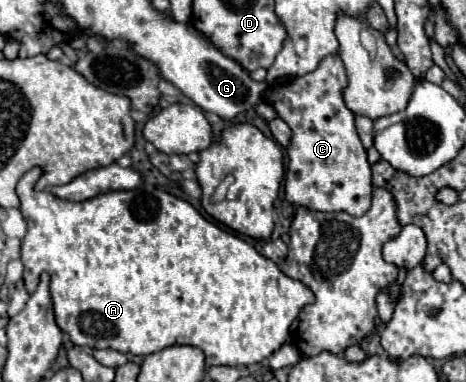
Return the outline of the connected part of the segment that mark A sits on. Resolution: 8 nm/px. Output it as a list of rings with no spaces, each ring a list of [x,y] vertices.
[[[33,168],[29,170],[17,184],[17,196],[21,200],[21,214],[27,222],[27,234],[21,240],[21,260],[25,266],[23,272],[23,282],[27,292],[35,292],[37,284],[39,284],[39,274],[47,272],[51,276],[49,282],[49,290],[51,290],[51,300],[55,306],[55,320],[57,326],[71,336],[71,342],[77,346],[89,346],[89,348],[111,348],[117,352],[131,352],[137,356],[147,356],[153,352],[159,352],[167,346],[175,346],[175,344],[191,344],[191,346],[199,346],[205,354],[205,362],[207,366],[251,366],[257,364],[265,358],[269,358],[277,348],[281,348],[289,336],[289,328],[293,324],[293,320],[297,318],[297,314],[301,312],[303,306],[311,304],[315,300],[313,292],[299,280],[293,280],[289,276],[285,276],[275,262],[271,262],[269,258],[261,256],[249,242],[241,240],[237,234],[229,234],[223,228],[207,222],[189,202],[175,198],[163,190],[147,190],[147,188],[137,188],[137,190],[123,190],[123,192],[105,192],[99,194],[95,198],[89,198],[85,202],[67,202],[63,198],[53,196],[51,192],[37,192],[33,184],[37,184],[37,180],[41,178],[43,170],[41,168]]]

